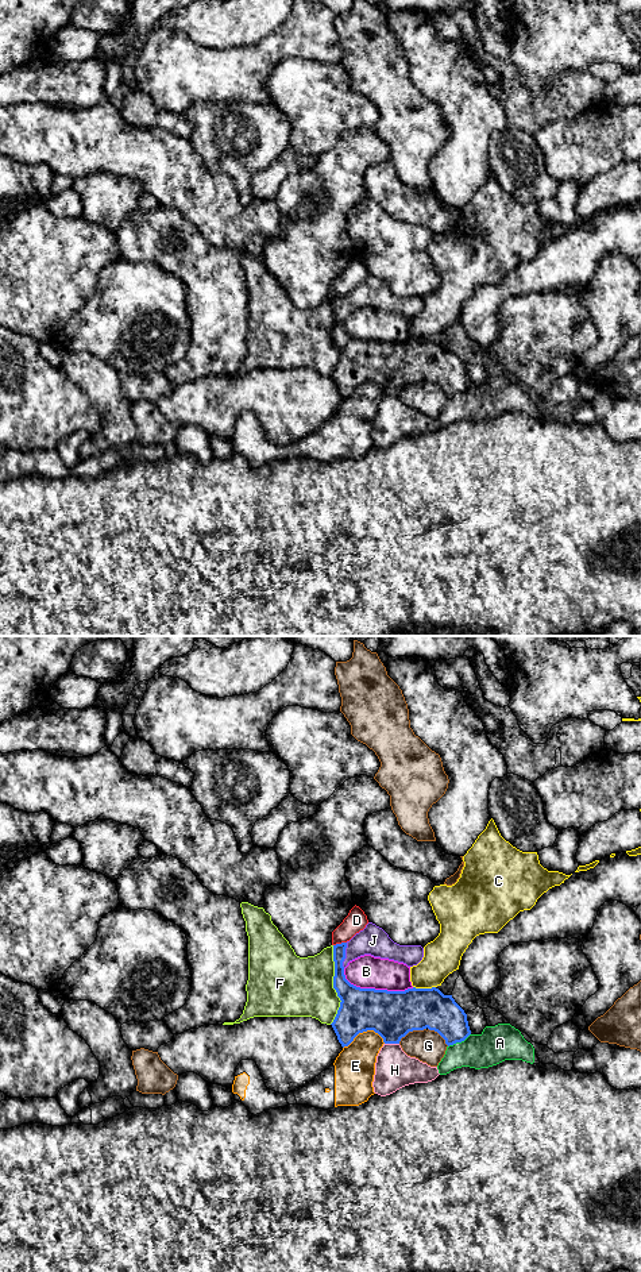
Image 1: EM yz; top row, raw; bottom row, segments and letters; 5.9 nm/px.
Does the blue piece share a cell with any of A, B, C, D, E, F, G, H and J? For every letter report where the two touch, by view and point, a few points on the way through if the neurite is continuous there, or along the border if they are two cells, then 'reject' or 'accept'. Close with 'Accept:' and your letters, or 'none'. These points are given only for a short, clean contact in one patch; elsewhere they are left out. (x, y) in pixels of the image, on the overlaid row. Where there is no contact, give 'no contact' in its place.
A: meets blue in yz at (459, 1041); reject
B: meets blue in yz at (374, 989); reject
C: meets blue in yz at (424, 989); reject
D: meets blue in yz at (339, 944); border along yz (346, 941), (333, 945); reject
E: meets blue in yz at (365, 1030); reject
F: meets blue in yz at (333, 985); reject
G: meets blue in yz at (410, 1030); reject
H: meets blue in yz at (392, 1043); border along yz (385, 1043), (398, 1044); reject
J: meets blue in yz at (344, 955); runs through yz (350, 995), (339, 981), (344, 955), (362, 943), (373, 940); accept
Accept: J

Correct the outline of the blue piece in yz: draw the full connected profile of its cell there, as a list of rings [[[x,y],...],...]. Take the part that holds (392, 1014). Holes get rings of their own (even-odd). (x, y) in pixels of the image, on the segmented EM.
[[[372,922],[350,941],[333,945],[333,988],[341,1002],[331,1025],[343,1048],[367,1030],[378,1033],[385,1044],[399,1044],[409,1032],[428,1028],[437,1032],[448,1046],[471,1034],[464,1010],[452,995],[444,995],[436,987],[387,991],[351,984],[345,979],[344,968],[364,955],[413,967],[422,960],[424,948],[399,945]]]

